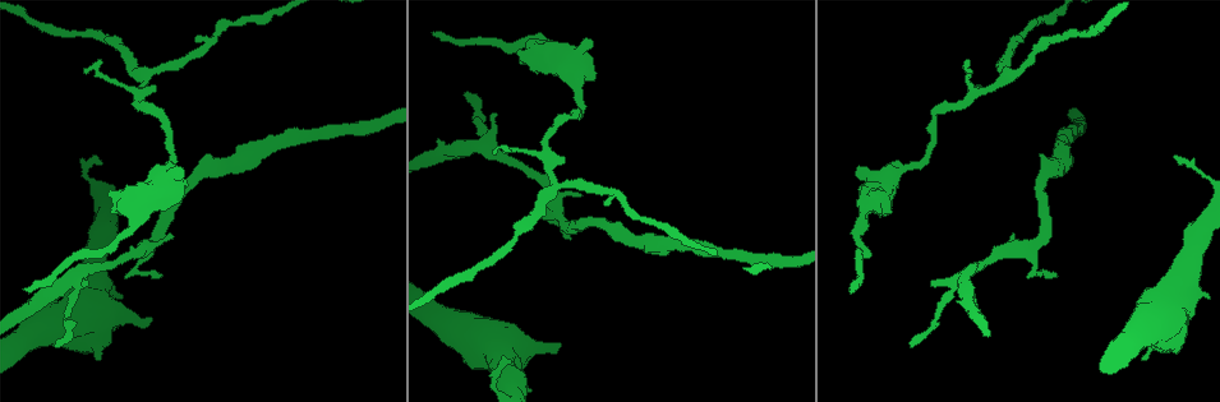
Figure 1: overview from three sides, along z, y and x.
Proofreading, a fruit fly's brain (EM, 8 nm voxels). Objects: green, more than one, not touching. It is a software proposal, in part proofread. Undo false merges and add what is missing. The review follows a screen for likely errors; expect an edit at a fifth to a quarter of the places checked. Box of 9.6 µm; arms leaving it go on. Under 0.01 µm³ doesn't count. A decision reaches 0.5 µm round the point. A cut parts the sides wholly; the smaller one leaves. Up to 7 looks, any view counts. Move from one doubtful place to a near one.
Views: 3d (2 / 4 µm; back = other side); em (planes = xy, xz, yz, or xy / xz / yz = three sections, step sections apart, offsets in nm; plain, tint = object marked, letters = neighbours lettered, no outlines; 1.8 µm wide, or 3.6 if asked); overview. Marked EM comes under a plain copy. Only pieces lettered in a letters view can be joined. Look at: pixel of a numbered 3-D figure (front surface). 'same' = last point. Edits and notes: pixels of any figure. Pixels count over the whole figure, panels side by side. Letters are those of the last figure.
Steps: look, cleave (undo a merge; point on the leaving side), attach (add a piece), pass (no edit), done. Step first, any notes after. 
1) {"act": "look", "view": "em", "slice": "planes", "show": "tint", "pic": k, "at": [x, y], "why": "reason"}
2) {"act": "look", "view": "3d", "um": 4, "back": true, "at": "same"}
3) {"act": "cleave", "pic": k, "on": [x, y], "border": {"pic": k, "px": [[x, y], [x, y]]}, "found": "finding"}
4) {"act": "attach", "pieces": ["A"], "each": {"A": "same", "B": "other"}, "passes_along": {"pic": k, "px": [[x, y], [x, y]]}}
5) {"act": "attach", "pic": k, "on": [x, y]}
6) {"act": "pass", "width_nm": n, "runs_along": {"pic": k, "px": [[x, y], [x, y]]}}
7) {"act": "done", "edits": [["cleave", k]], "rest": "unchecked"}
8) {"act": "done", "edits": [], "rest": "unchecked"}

{"act": "look", "view": "3d", "um": 2, "back": true, "pic": 1, "at": [977, 88], "why": "branch stops here"}

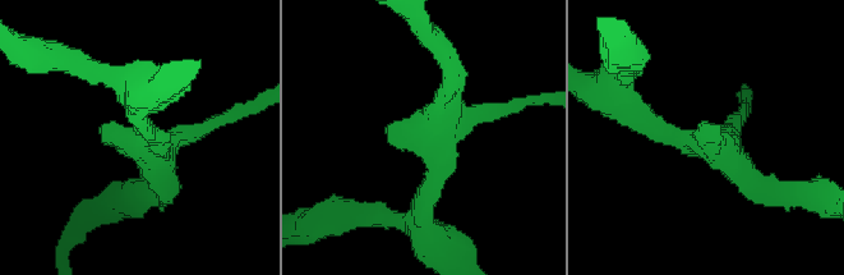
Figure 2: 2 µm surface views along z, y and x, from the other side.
{"act": "look", "view": "em", "slice": "yz", "step": 4, "show": "letters", "pic": 2, "at": [103, 125]}

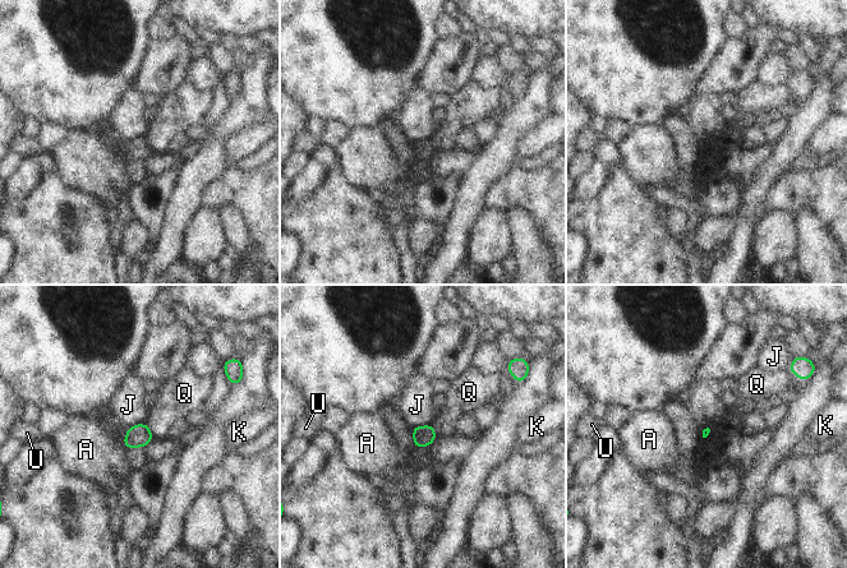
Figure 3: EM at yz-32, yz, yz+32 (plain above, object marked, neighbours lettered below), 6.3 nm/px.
{"act": "look", "view": "em", "slice": "planes", "show": "letters", "at": "same"}

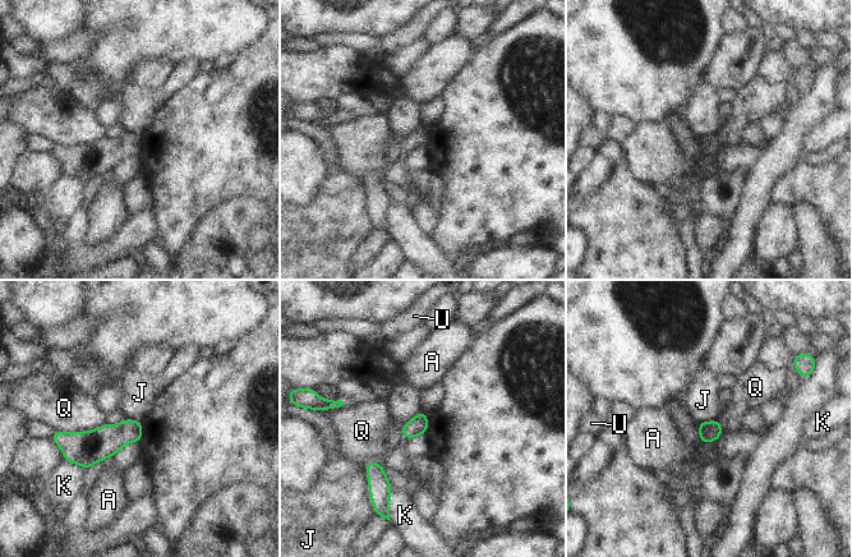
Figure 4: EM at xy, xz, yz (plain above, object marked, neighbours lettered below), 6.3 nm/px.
{"act": "pass", "width_nm": 120, "each": {"A": "other", "J": "other", "K": "other", "Q": "other", "U": "other"}, "border": {"pic": 4, "px": [[364, 472], [368, 479], [369, 493]]}, "found": "no lettered piece goes on from it"}

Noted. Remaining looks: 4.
{"act": "look", "view": "em", "slice": "planes", "show": "letters", "pic": 1, "at": [971, 70], "why": "free end"}

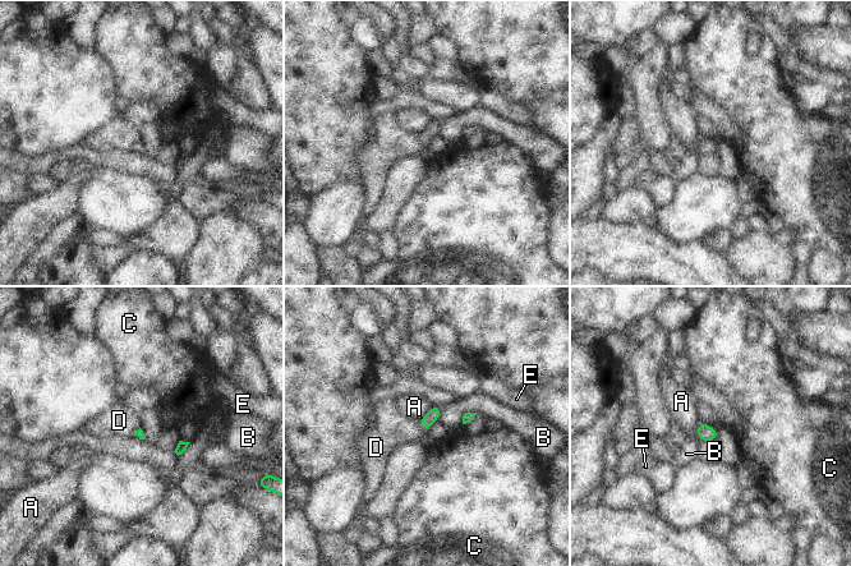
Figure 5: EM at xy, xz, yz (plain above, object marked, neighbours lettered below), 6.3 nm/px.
{"act": "attach", "pieces": ["D"], "each": {"A": "other", "B": "other", "C": "other", "D": "same", "E": "other"}, "found": "the neuron continues"}

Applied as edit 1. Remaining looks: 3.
{"act": "look", "view": "overview"}

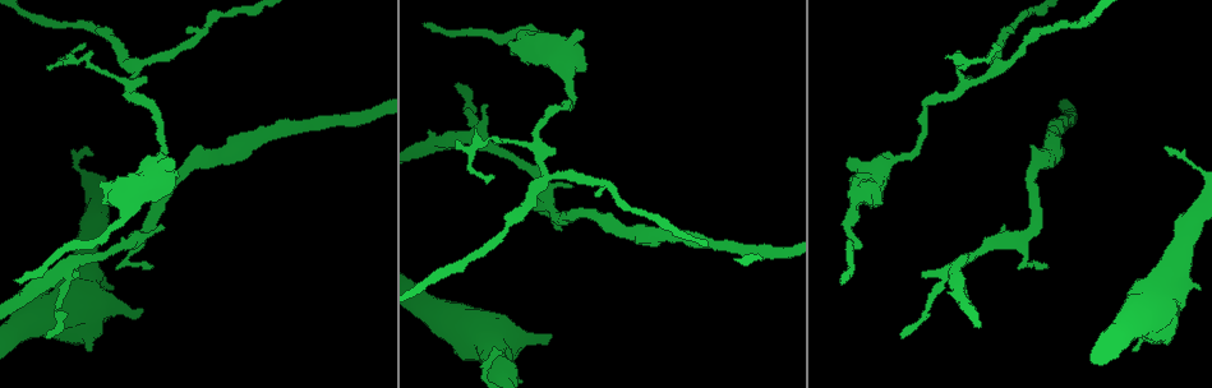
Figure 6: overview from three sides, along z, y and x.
{"act": "look", "view": "em", "um": 3.6, "slice": "planes", "show": "letters", "pic": 6, "at": [570, 185], "why": "branch stops here"}

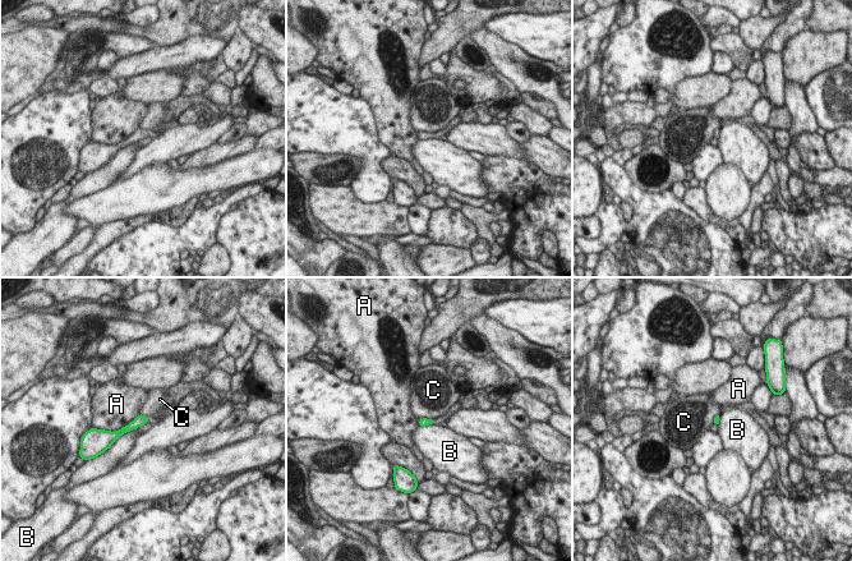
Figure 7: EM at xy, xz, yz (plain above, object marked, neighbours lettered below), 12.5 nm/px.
{"act": "pass", "each": {"A": "other", "B": "other", "C": "other"}, "border": {"pic": 7, "px": [[432, 418], [419, 419]]}, "found": "no lettered piece goes on from it"}

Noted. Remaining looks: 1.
{"act": "done", "edits": [["attach", 5]], "rest": "unchecked"}

